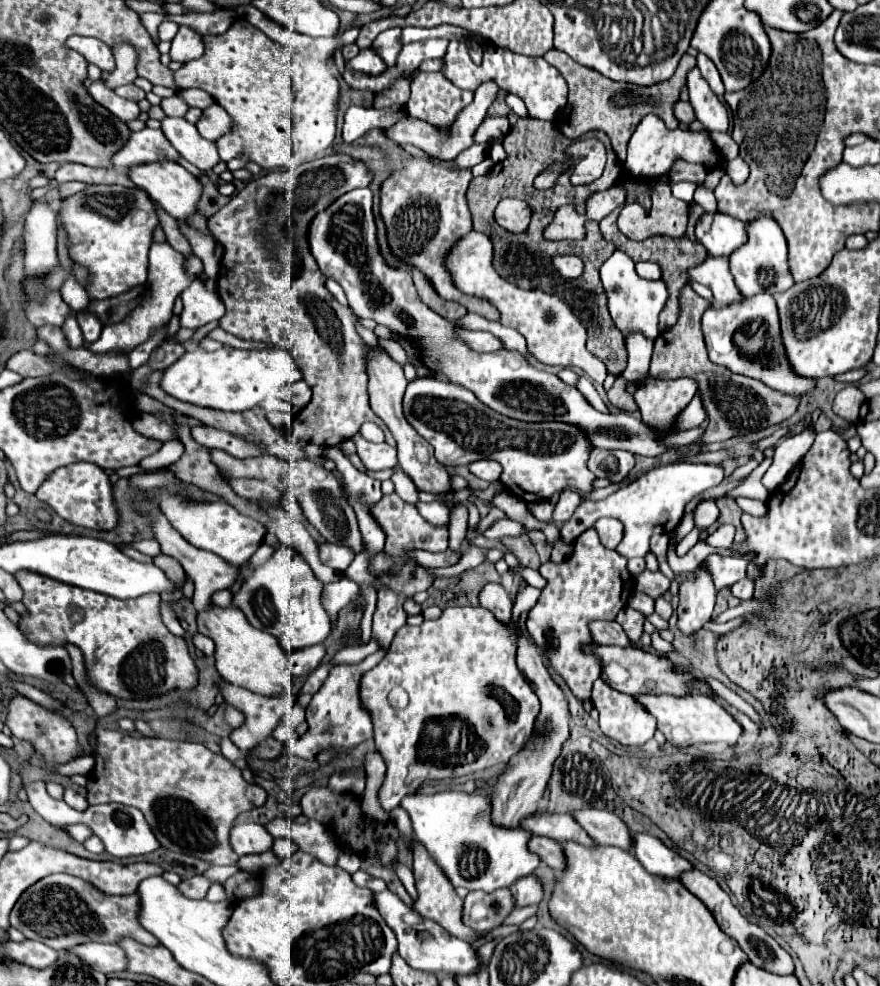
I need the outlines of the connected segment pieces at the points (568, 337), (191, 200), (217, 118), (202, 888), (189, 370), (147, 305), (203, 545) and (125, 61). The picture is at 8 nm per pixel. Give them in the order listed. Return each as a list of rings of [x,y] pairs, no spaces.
[[[470,231],[466,237],[462,237],[446,259],[454,285],[466,295],[484,297],[486,301],[490,301],[500,311],[500,323],[520,331],[528,343],[528,351],[540,363],[554,367],[582,369],[596,383],[604,383],[606,365],[586,349],[586,327],[582,325],[582,321],[578,321],[572,309],[560,297],[542,291],[524,291],[510,285],[492,267],[492,255],[494,255],[492,241],[484,233]]]
[[[156,161],[150,165],[138,165],[134,169],[128,169],[128,177],[134,181],[134,185],[142,187],[148,191],[148,195],[174,219],[182,221],[188,219],[192,213],[196,213],[198,209],[198,201],[202,197],[202,183],[198,177],[194,177],[192,173],[188,173],[182,165],[172,163],[172,161]]]
[[[214,103],[208,109],[204,109],[204,113],[202,113],[200,121],[196,123],[196,127],[198,127],[198,131],[204,139],[216,141],[222,133],[226,133],[230,129],[230,115],[226,113],[224,107]]]
[[[196,875],[192,879],[186,879],[178,885],[178,889],[186,895],[186,897],[192,897],[192,899],[204,899],[206,897],[206,891],[208,887],[212,885],[212,881],[204,875]]]
[[[200,347],[190,349],[180,357],[174,365],[164,371],[162,389],[180,399],[190,401],[194,405],[204,405],[222,411],[246,411],[256,407],[266,391],[274,385],[286,385],[300,381],[302,373],[294,361],[294,357],[282,347],[268,349],[234,349],[220,347],[218,351],[202,351]]]
[[[152,243],[152,247],[150,247],[148,283],[146,283],[146,293],[142,297],[140,305],[130,313],[130,317],[126,317],[118,325],[106,325],[100,339],[90,343],[90,345],[84,345],[84,347],[88,347],[94,353],[106,353],[106,351],[130,353],[136,345],[140,345],[140,343],[144,343],[148,339],[152,329],[156,329],[156,327],[170,321],[174,299],[192,283],[192,279],[194,277],[186,271],[186,257],[182,253],[174,251],[168,243]]]
[[[162,495],[160,499],[160,509],[166,515],[166,519],[172,523],[172,527],[194,547],[210,551],[220,555],[222,559],[226,559],[228,563],[240,567],[248,561],[248,557],[252,557],[252,553],[262,545],[266,529],[238,513],[232,505],[224,503],[224,501],[216,501],[216,503],[190,503],[190,501],[182,501],[180,497],[174,495]]]
[[[122,41],[112,47],[112,55],[116,61],[116,69],[106,79],[106,85],[116,89],[118,85],[132,83],[136,79],[136,65],[138,65],[138,51],[134,45]]]

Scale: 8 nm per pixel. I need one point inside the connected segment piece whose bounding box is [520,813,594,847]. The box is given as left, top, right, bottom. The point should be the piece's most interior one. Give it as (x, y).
(561, 828)

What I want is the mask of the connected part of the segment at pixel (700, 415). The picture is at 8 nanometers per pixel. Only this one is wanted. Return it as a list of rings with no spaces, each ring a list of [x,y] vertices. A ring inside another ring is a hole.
[[[696,395],[694,401],[686,407],[686,411],[682,413],[682,417],[678,417],[678,429],[692,429],[692,427],[698,427],[702,421],[704,421],[706,413],[702,409],[702,401],[700,397]]]

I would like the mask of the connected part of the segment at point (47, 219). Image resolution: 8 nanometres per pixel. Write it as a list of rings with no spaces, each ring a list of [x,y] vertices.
[[[36,203],[24,223],[24,275],[48,273],[56,263],[56,211],[48,203]]]

